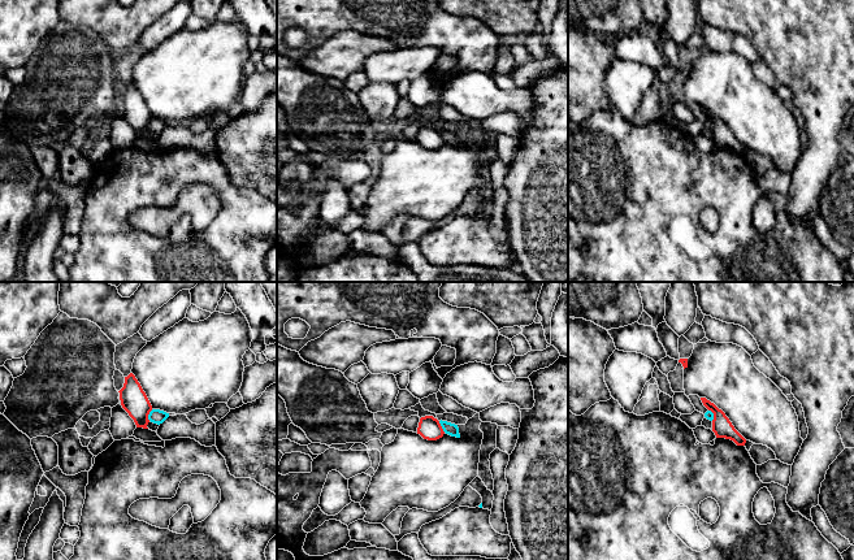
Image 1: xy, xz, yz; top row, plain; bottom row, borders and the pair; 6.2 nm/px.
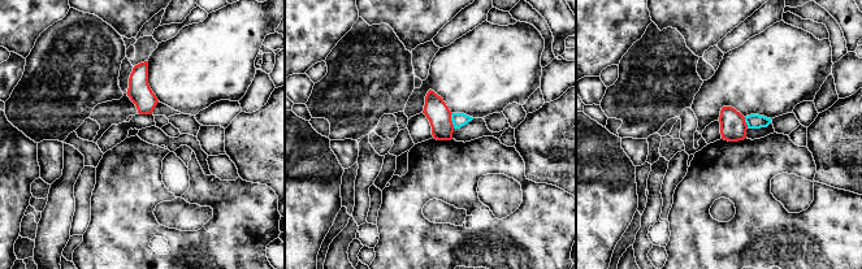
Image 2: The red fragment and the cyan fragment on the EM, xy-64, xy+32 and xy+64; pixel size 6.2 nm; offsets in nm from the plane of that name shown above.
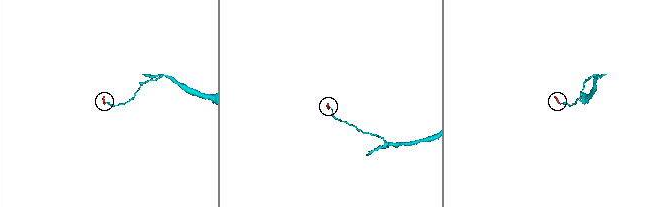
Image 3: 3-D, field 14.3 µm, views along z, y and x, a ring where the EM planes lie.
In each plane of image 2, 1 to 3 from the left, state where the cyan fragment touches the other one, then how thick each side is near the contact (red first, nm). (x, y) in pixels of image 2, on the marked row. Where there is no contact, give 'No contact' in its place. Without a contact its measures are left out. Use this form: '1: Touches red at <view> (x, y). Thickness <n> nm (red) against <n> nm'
1: No contact
2: Touches red at xy+32 (451, 121). Thickness 150 nm (red) against 90 nm
3: Touches red at xy+64 (745, 122). Thickness 160 nm (red) against 100 nm

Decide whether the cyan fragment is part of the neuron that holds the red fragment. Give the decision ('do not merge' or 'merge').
do not merge

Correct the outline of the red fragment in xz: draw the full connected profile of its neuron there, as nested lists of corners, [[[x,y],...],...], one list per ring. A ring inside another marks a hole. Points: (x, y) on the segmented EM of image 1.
[[[425,416],[420,418],[417,434],[424,439],[437,440],[443,437],[445,431],[437,418],[433,416]]]

